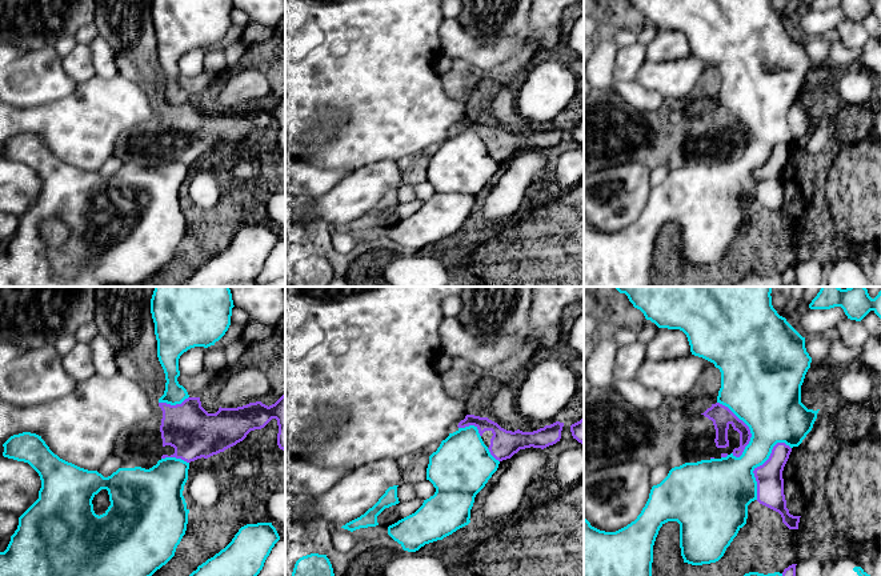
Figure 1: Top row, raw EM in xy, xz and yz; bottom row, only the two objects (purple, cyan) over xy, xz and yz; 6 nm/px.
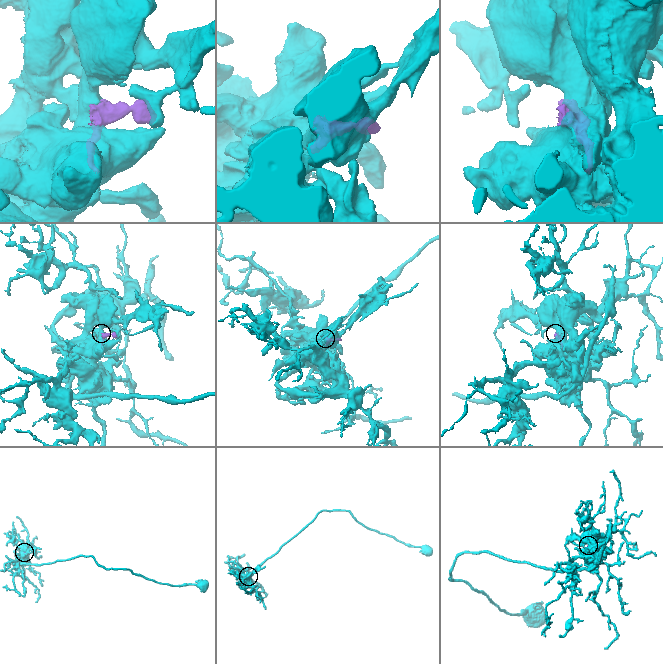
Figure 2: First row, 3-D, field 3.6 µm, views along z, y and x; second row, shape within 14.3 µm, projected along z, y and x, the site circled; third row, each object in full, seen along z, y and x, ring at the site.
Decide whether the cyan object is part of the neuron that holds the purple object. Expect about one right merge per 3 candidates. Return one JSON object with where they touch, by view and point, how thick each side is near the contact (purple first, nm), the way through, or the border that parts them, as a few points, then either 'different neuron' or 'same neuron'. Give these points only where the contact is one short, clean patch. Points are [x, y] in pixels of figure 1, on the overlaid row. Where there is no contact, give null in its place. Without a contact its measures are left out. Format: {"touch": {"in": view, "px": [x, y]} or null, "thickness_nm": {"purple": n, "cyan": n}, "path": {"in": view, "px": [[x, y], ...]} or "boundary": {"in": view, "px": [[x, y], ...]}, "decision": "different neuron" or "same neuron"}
{"touch": {"in": "yz", "px": [757, 467]}, "thickness_nm": {"purple": 160, "cyan": 360}, "decision": "different neuron"}

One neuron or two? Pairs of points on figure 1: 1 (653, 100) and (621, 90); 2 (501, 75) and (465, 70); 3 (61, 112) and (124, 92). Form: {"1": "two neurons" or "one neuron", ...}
{"1": "one neuron", "2": "one neuron", "3": "one neuron"}

